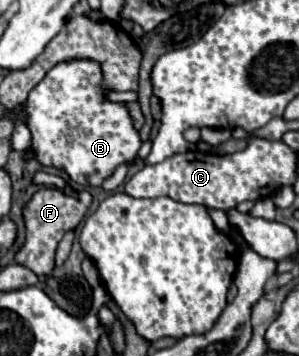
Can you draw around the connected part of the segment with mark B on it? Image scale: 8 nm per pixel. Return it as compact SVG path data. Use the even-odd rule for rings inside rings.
M62 62L32 90L26 102L32 148L42 166L64 170L70 180L84 186L100 186L116 166L134 162L142 142L124 104L108 102L102 88L98 62Z

